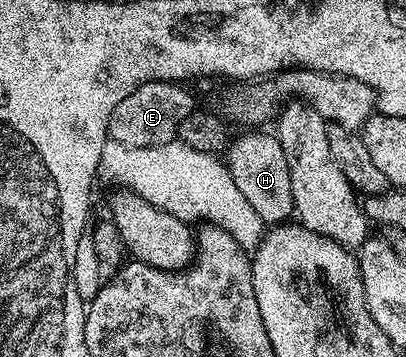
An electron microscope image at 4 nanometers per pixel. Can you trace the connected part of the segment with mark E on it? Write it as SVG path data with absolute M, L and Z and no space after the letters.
M150 81L149 84L141 84L137 92L129 92L129 96L125 96L125 100L113 108L107 129L110 141L133 148L158 147L174 141L178 137L181 122L197 106L194 98L183 88L178 83Z

